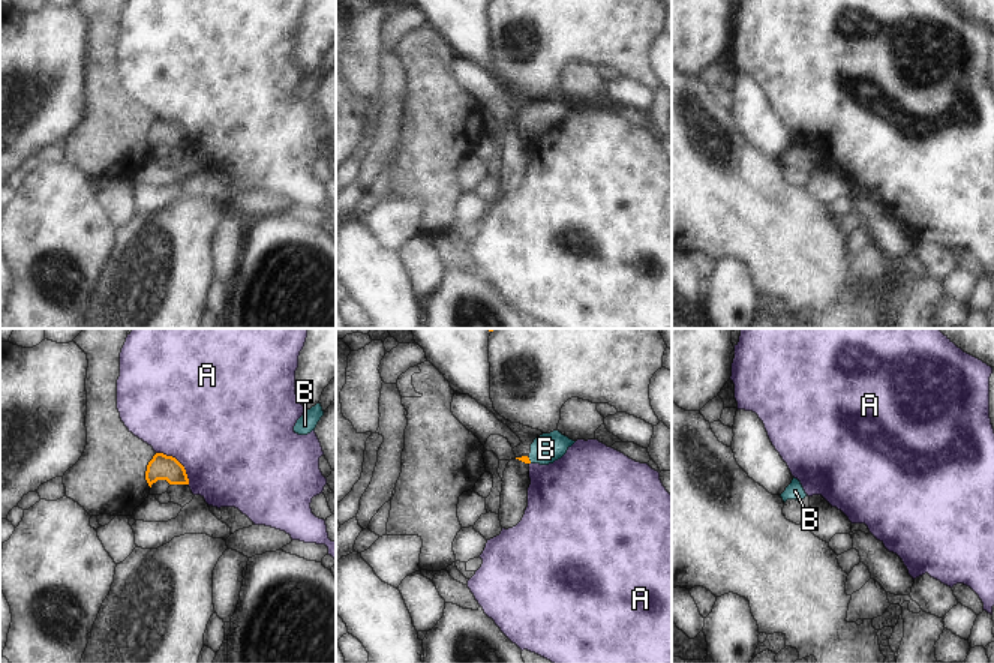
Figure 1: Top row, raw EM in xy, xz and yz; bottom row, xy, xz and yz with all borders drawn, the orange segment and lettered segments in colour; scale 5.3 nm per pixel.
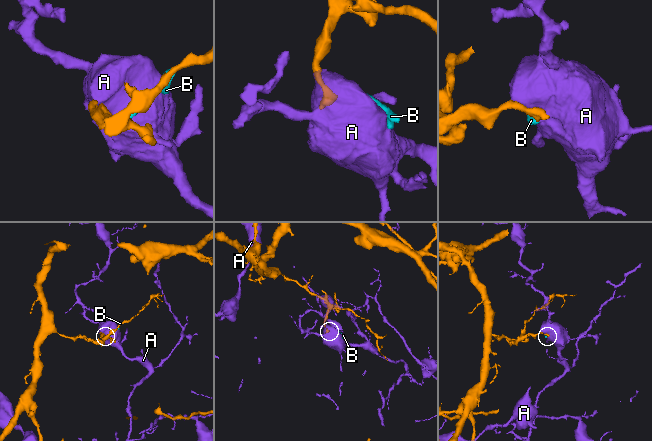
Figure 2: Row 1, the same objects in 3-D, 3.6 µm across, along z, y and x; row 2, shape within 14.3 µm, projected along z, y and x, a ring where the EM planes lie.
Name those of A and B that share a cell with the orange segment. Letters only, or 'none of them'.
none of them

